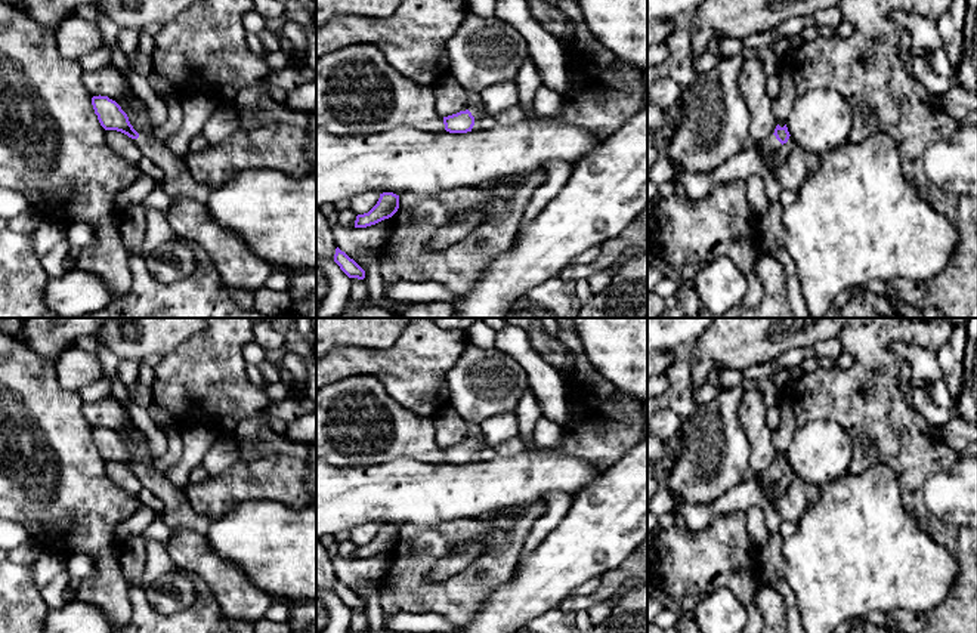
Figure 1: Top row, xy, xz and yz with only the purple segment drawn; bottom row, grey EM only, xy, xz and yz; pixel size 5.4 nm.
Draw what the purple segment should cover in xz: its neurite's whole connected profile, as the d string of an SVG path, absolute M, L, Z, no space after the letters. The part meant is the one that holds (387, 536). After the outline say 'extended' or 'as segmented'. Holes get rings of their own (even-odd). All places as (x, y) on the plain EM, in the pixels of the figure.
M383 524L377 535L364 546L358 546L355 552L355 559L367 559L375 556L384 550L392 549L399 540L399 527L393 524Z; as segmented

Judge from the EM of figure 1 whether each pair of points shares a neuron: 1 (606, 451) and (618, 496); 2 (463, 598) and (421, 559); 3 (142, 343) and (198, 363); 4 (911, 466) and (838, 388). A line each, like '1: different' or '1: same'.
1: different
2: same
3: different
4: same

